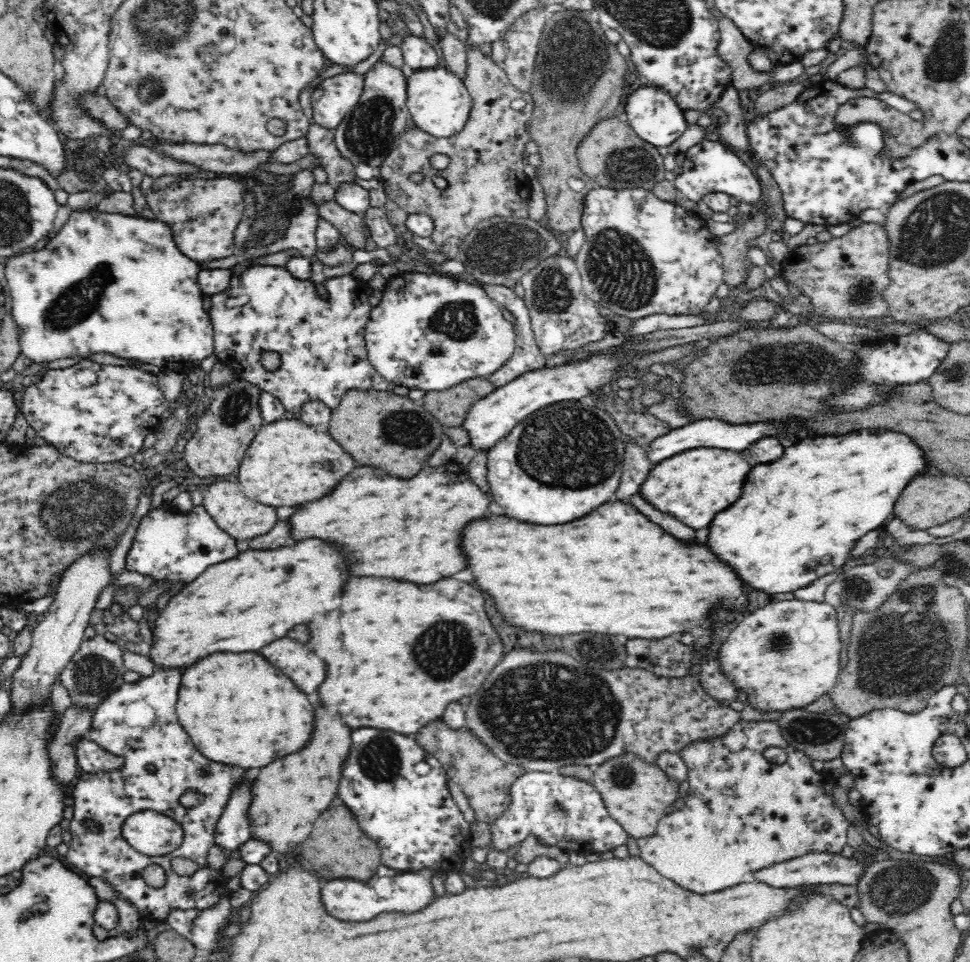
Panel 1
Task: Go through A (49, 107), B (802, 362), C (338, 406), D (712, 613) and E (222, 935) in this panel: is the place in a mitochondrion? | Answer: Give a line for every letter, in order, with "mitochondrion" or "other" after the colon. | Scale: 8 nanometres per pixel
A: other
B: mitochondrion
C: other
D: other
E: other

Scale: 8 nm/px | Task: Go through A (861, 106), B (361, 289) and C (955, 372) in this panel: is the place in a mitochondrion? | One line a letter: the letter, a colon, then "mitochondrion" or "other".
A: other
B: other
C: mitochondrion

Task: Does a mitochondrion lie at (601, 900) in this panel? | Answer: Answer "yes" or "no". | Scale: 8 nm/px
no

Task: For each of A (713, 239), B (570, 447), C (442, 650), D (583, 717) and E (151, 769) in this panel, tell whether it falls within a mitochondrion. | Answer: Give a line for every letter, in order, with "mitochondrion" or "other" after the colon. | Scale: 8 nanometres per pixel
A: other
B: mitochondrion
C: mitochondrion
D: mitochondrion
E: other

